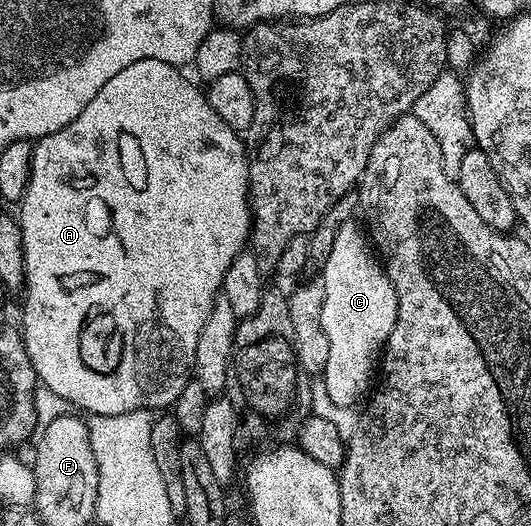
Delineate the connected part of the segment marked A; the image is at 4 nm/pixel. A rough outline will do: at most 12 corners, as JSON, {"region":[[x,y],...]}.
{"region":[[132,62],[34,144],[20,331],[166,410],[250,238],[243,137]]}

